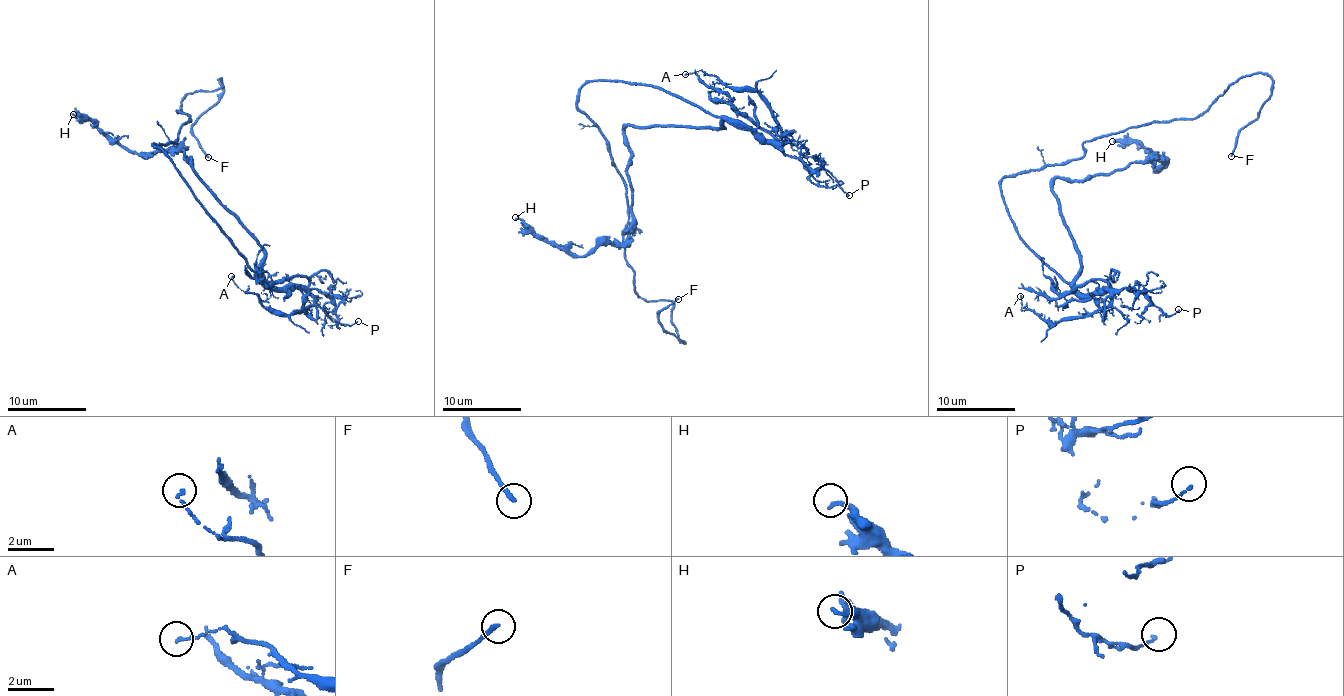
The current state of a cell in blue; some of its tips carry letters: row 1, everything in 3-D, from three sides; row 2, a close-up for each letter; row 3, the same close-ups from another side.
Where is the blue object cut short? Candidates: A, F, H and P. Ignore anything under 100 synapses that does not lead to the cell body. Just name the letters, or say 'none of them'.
F

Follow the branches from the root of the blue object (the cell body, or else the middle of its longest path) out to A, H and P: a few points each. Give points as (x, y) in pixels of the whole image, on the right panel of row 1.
A: (1010, 220), (1052, 271), (1083, 294), (1110, 297), (1104, 307), (1053, 326), (1021, 308), (1020, 296)
H: (1010, 220), (1022, 243), (1070, 283), (1080, 259), (1053, 183), (1166, 161), (1133, 141), (1112, 141)
P: (1010, 220), (1022, 243), (1052, 271), (1083, 294), (1127, 288), (1149, 297), (1165, 315), (1172, 316), (1178, 309)

